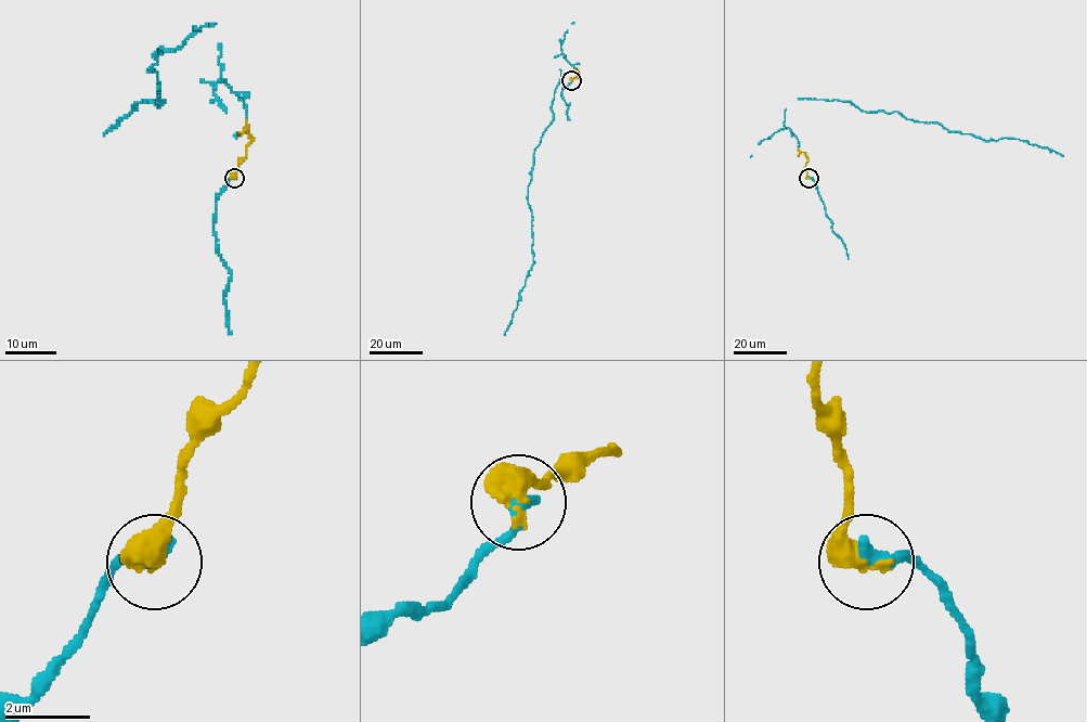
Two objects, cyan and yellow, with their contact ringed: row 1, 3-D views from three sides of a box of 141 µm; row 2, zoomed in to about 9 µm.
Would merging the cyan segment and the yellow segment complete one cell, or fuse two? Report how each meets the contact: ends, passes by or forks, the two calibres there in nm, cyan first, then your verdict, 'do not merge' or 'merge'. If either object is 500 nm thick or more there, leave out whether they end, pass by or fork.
360/600 nm | merge

